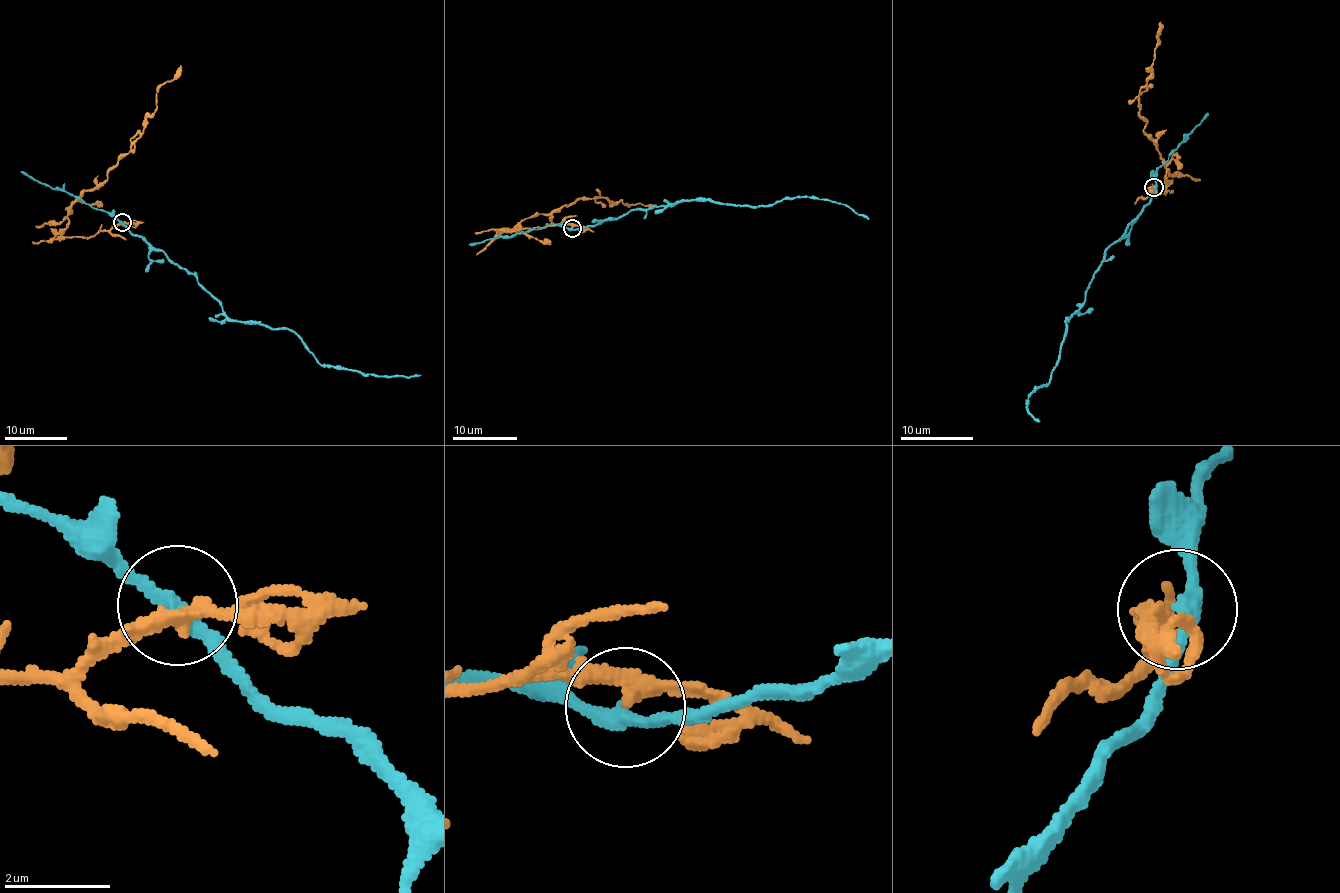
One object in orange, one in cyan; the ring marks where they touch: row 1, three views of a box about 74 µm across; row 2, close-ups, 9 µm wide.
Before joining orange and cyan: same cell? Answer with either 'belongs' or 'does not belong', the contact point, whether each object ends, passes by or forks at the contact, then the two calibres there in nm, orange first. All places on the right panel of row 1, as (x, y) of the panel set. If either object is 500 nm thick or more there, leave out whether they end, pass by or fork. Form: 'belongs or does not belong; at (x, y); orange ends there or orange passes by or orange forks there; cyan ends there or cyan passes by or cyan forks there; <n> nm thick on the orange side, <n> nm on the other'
does not belong; at (1154, 187); orange passes by; cyan passes by; 260 nm thick on the orange side, 240 nm on the other

